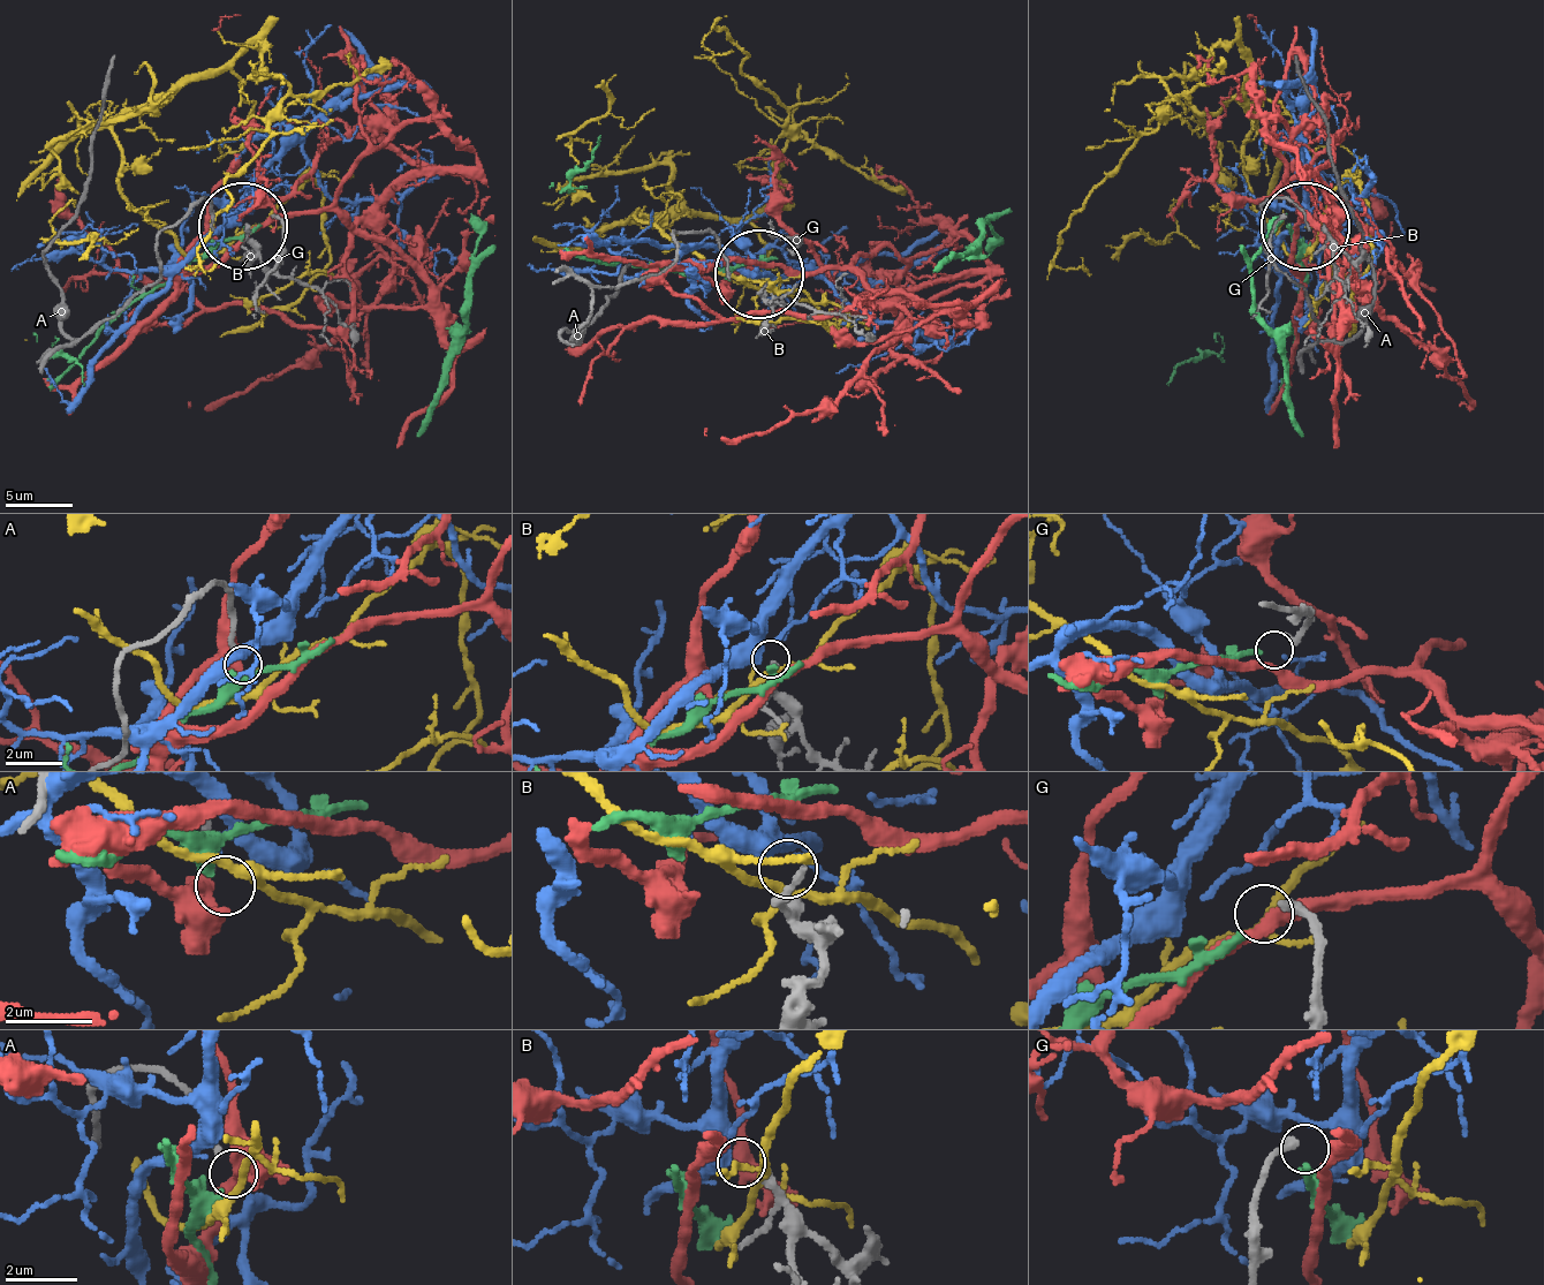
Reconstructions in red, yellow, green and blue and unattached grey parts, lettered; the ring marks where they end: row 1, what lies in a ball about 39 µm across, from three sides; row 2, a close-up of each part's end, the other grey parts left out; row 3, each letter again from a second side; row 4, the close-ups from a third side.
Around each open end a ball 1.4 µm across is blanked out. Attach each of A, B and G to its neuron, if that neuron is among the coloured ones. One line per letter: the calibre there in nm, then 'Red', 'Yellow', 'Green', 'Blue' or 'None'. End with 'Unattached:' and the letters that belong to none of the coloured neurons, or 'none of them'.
A: Thickness 170 nm. None
B: Thickness 220 nm. Blue
G: Thickness 240 nm. Green
Unattached: A

